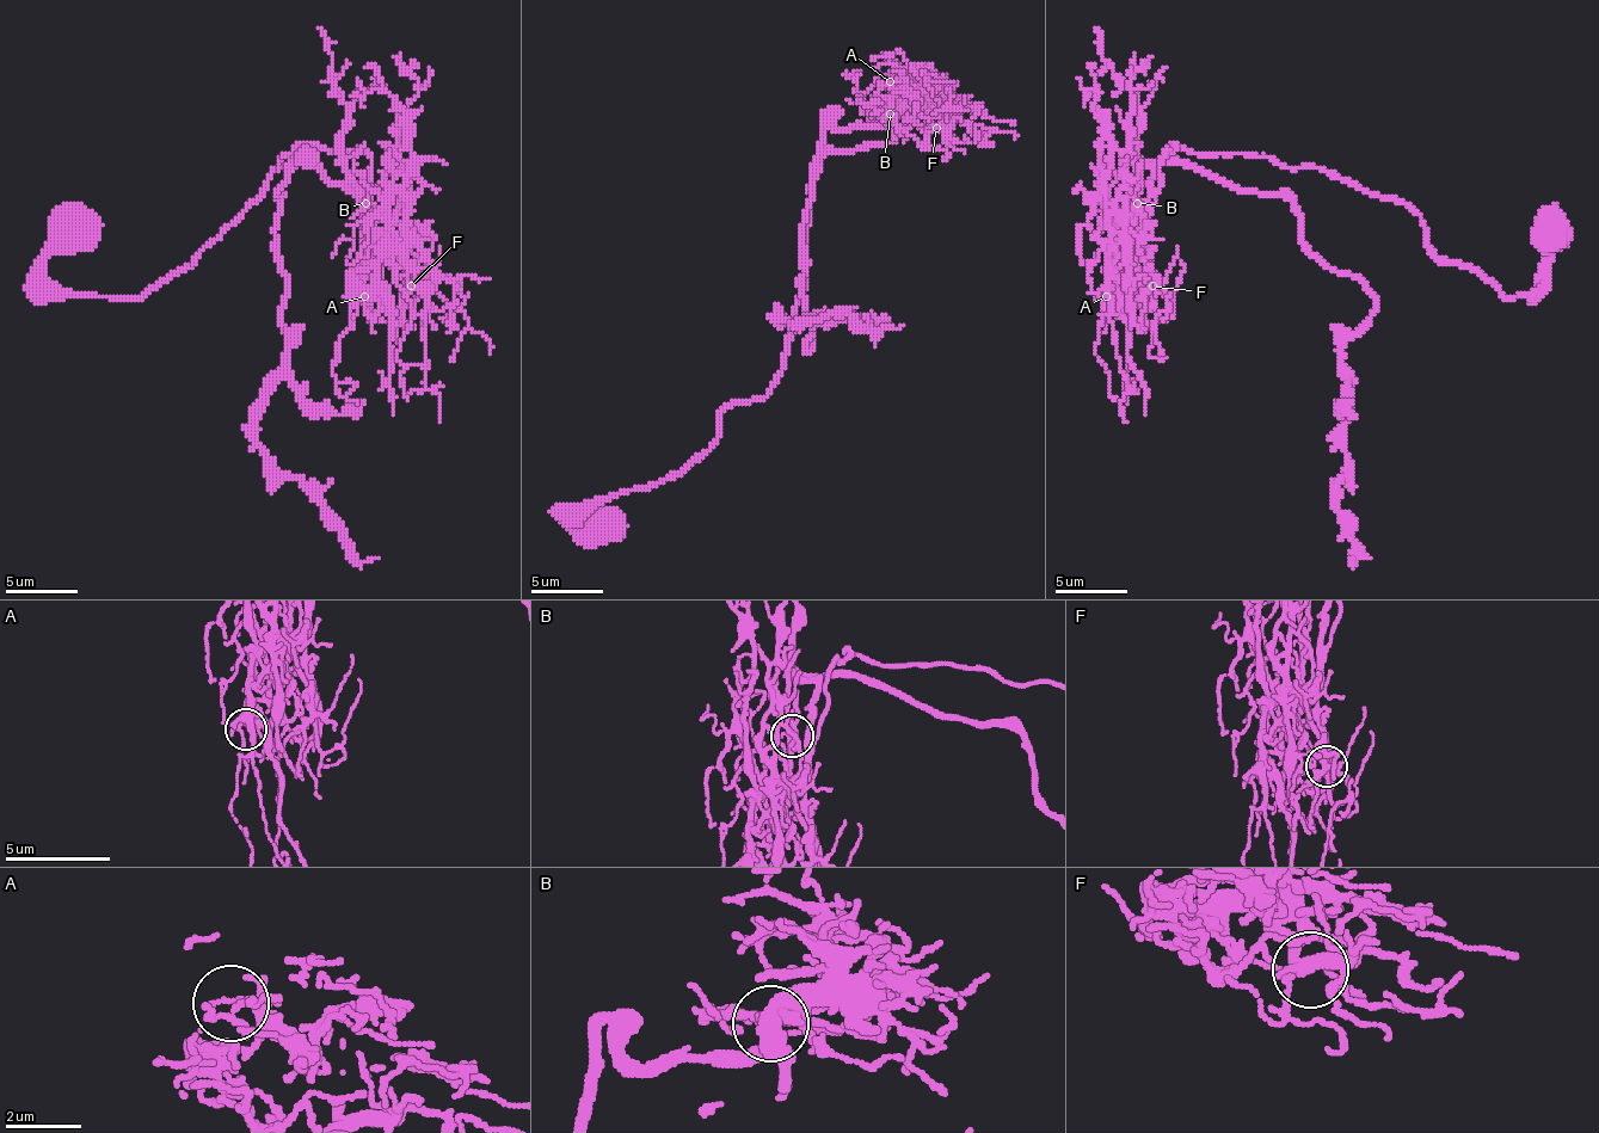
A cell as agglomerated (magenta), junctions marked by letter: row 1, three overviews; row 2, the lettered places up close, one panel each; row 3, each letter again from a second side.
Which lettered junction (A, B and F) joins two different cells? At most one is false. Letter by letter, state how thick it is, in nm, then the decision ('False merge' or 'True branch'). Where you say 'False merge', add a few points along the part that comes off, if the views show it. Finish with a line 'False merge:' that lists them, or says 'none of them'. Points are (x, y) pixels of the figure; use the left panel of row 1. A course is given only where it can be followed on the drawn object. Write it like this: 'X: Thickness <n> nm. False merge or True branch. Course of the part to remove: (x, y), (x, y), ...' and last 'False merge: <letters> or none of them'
A: Thickness 130 nm. True branch
B: Thickness 280 nm. False merge. Course of the part to remove: (364, 203), (364, 225), (382, 242), (397, 242), (407, 228), (411, 124), (386, 92), (354, 92)
F: Thickness 360 nm. True branch
False merge: B

